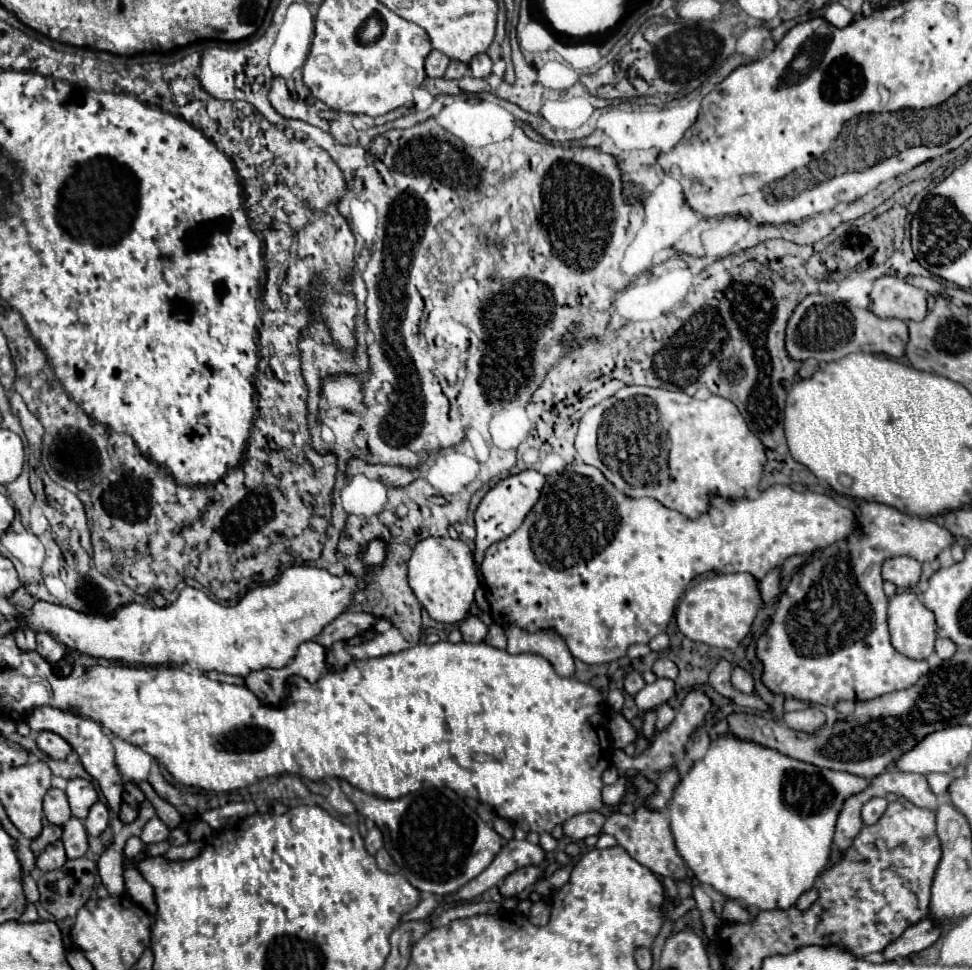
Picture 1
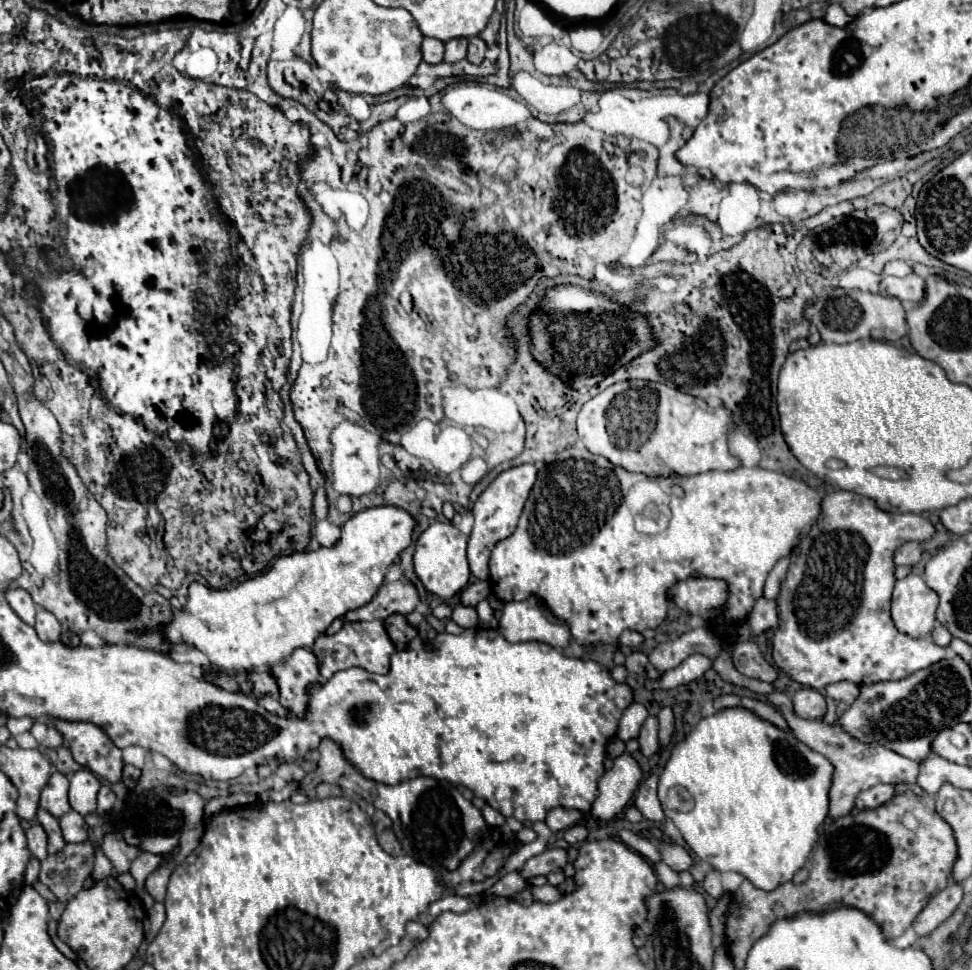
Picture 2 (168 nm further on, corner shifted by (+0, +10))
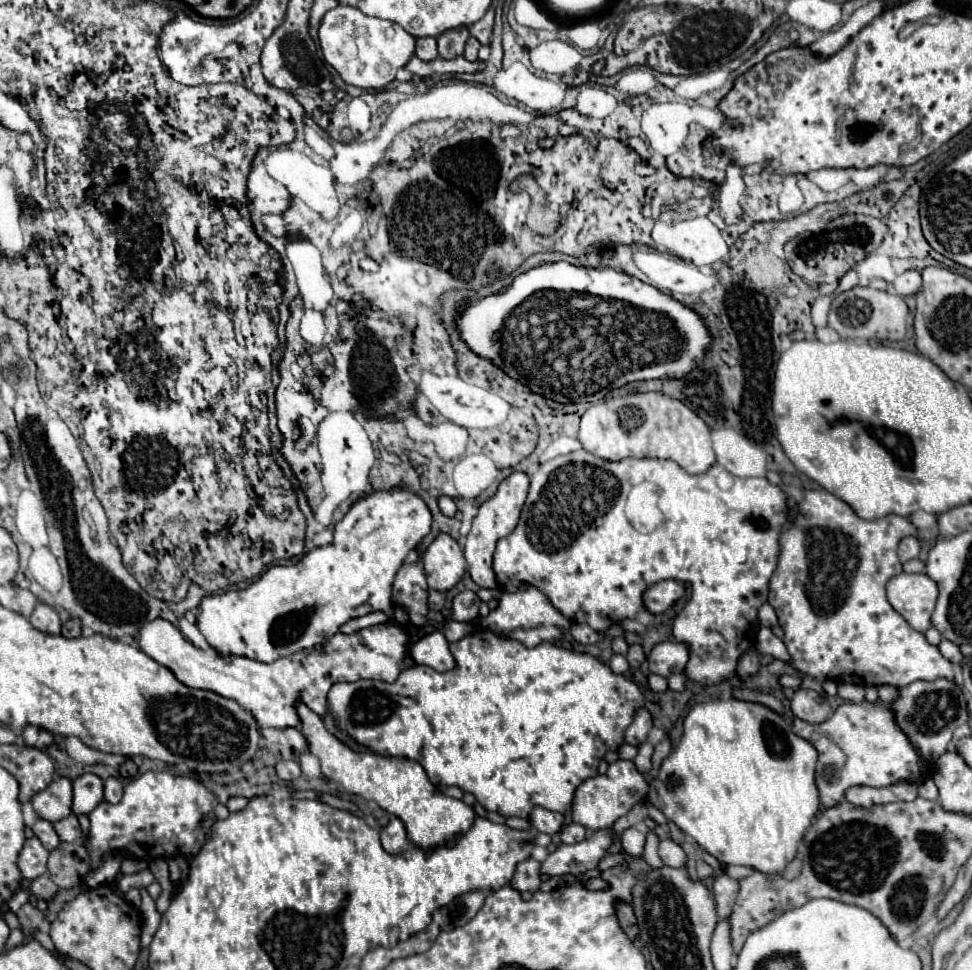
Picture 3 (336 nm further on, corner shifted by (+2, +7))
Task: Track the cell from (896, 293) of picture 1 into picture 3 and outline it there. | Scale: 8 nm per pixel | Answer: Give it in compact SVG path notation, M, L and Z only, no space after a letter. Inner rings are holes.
M906 271L902 275L898 275L892 283L892 289L900 295L900 297L910 297L910 295L916 295L918 289L922 285L922 279L920 279L920 273L918 271Z

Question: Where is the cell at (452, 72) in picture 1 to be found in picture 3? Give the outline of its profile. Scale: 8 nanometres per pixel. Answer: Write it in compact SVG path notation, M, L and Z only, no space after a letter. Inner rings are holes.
M458 27L452 31L446 31L438 37L438 53L442 59L454 59L464 53L466 39L470 37L466 27Z

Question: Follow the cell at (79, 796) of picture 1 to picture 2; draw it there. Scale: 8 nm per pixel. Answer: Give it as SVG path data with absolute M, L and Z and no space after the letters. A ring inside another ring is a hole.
M78 770L70 776L70 806L78 814L86 816L96 812L96 796L100 780L90 770Z

